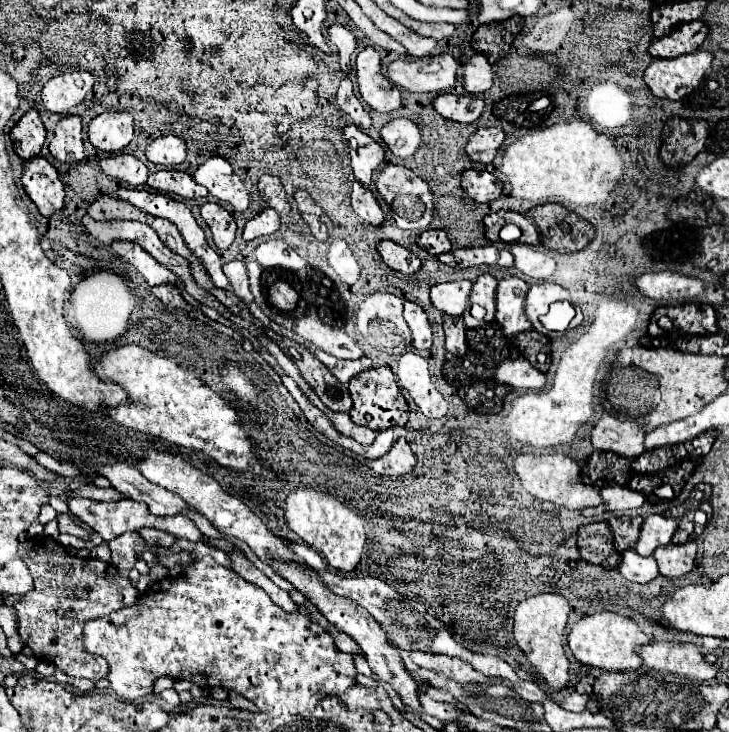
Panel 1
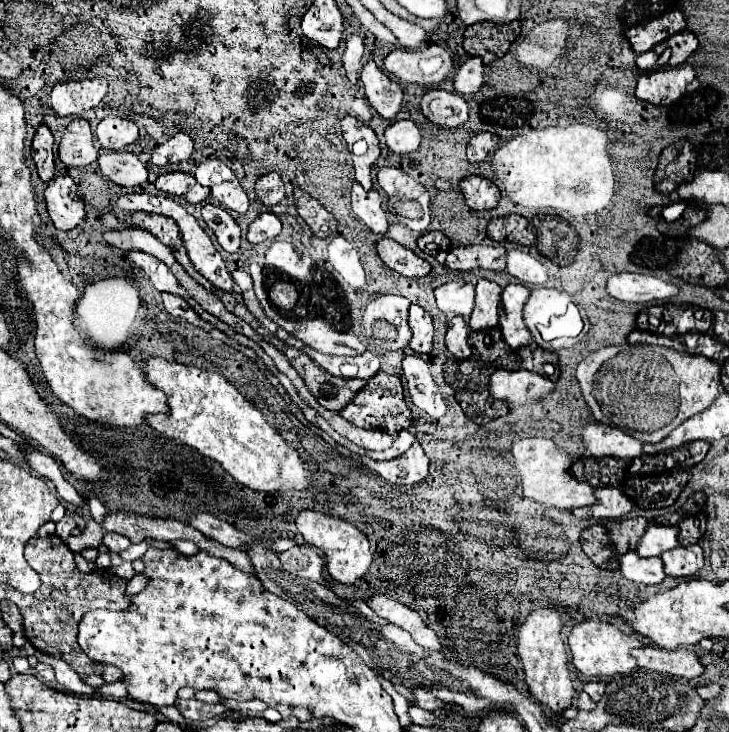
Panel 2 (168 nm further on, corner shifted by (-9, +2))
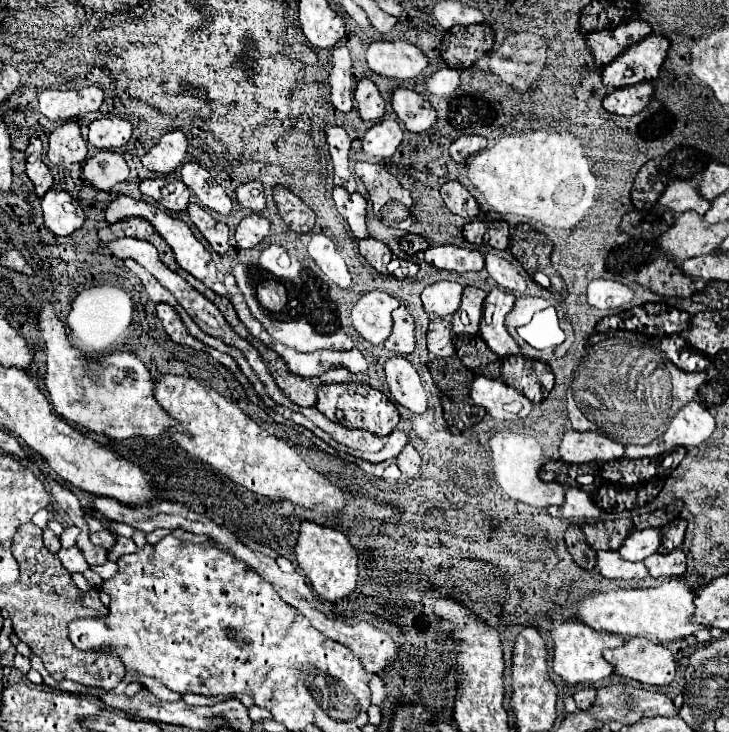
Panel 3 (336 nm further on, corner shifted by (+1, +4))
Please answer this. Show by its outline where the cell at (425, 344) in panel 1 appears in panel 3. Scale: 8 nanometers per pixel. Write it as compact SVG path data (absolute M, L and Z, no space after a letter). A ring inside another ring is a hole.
M400 306L392 314L394 318L394 328L392 328L392 338L384 344L388 350L400 356L408 356L416 348L416 338L414 338L414 318L408 312L406 306Z

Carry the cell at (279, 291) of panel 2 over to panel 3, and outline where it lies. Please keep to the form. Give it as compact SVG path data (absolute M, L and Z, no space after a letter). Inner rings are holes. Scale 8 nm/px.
M266 280L256 286L256 298L258 302L272 312L278 312L286 306L286 288L278 280Z

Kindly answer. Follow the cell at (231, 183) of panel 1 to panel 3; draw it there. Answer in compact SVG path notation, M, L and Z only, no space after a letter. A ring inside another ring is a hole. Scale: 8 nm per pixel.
M186 162L180 170L180 180L196 194L202 206L220 214L228 214L232 210L232 200L226 190L200 164Z

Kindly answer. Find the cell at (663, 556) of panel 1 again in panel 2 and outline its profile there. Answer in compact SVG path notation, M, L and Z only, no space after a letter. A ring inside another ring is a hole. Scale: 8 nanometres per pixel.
M698 544L686 546L686 548L678 546L674 550L664 552L660 558L664 562L666 576L674 576L674 578L692 576L692 574L696 574L704 566L702 548Z

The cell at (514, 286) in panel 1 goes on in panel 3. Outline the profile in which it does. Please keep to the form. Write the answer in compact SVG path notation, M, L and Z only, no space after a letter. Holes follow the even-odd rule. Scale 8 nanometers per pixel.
M498 288L492 290L484 302L486 308L484 308L484 318L480 322L480 334L484 342L490 346L490 350L494 350L498 356L510 356L520 352L516 340L510 336L504 324L514 302L516 302L514 294Z

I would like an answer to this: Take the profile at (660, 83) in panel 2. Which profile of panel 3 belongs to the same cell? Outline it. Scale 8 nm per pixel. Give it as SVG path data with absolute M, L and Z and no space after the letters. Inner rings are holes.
M638 82L638 84L632 84L632 86L612 90L604 98L602 106L612 114L634 116L634 114L640 114L648 106L652 94L654 94L652 82Z

